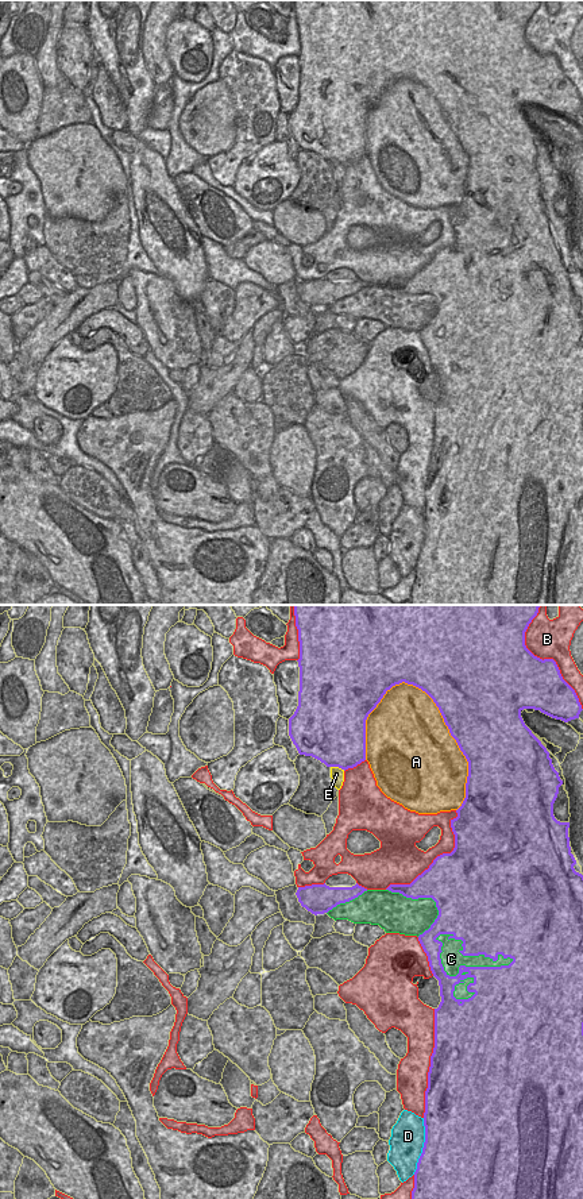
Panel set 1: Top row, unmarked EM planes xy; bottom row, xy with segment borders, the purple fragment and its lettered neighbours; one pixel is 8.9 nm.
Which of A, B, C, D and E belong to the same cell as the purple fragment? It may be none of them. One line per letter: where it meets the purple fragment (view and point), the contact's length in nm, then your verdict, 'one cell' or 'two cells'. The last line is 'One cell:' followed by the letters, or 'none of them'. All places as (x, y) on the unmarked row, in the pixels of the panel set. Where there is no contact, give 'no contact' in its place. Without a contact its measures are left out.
A: meets purple in xy at (452, 131); contact 1250 nm long; two cells
B: meets purple in xy at (544, 54); contact 1000 nm long; two cells
C: meets purple in xy at (468, 350); contact 750 nm long; two cells
D: meets purple in xy at (424, 542); contact 500 nm long; two cells
E: meets purple in xy at (338, 161); contact 140 nm long; two cells
One cell: none of them

